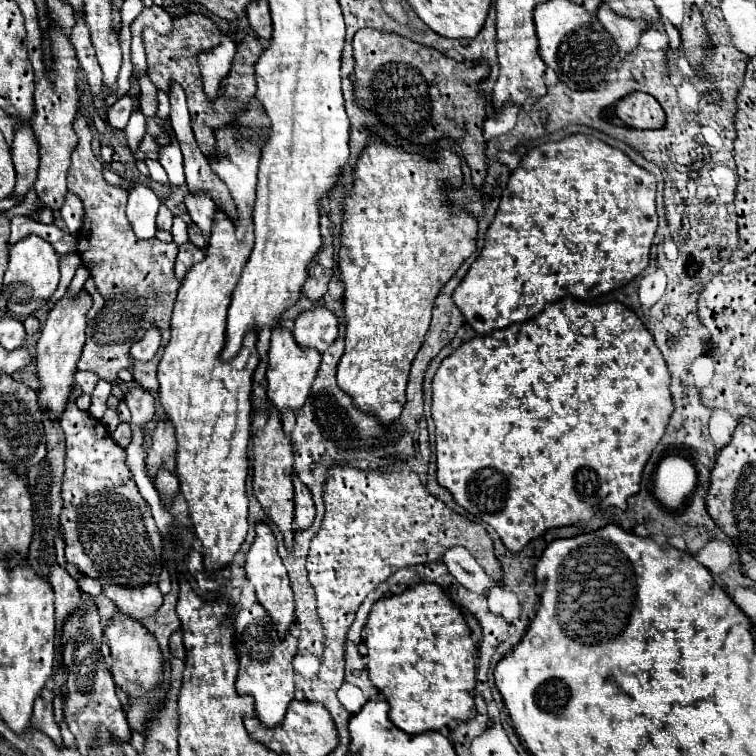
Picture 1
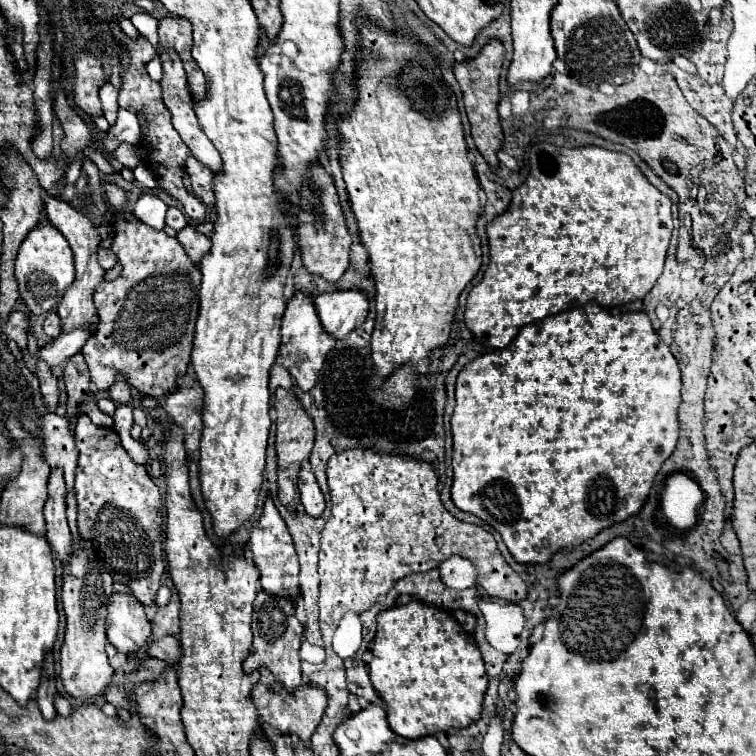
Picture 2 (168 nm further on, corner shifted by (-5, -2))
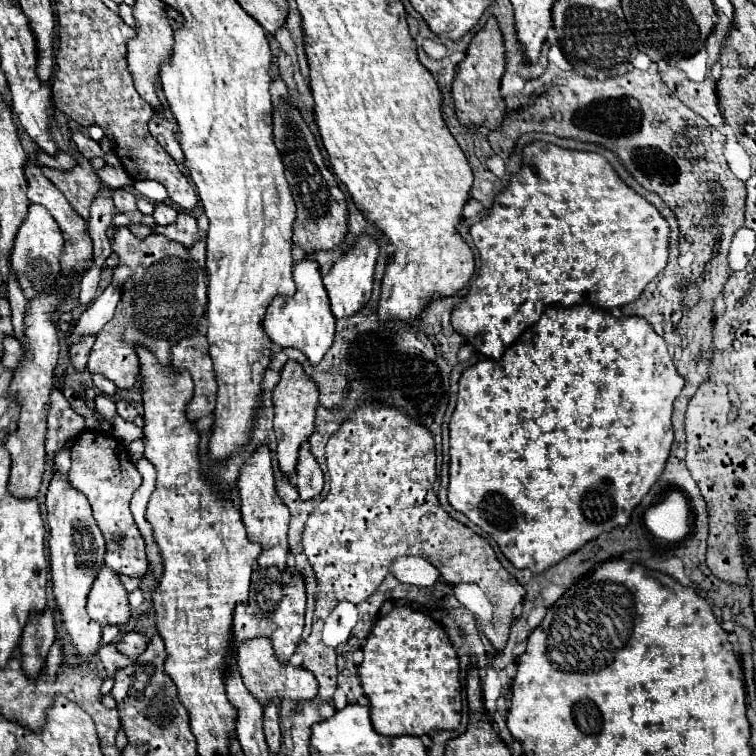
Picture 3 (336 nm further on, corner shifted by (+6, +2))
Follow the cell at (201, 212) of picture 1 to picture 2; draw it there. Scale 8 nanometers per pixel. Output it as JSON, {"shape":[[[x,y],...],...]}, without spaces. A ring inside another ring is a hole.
{"shape":[[[188,157],[186,167],[188,167],[188,177],[190,177],[190,183],[192,183],[194,195],[196,195],[208,209],[214,209],[216,197],[214,197],[214,191],[212,191],[212,181],[214,181],[212,171],[208,171],[204,165],[200,165],[194,157]]]}

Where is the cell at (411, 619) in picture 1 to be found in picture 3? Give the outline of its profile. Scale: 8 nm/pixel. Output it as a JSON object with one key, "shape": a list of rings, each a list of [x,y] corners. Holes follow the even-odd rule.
{"shape":[[[407,605],[393,607],[393,611],[381,617],[365,647],[363,647],[363,663],[357,667],[359,681],[363,685],[365,695],[371,703],[371,723],[377,733],[397,737],[397,735],[415,735],[421,737],[433,729],[449,731],[457,729],[461,723],[461,679],[459,679],[459,659],[449,643],[445,629],[433,621],[429,615],[421,611],[413,611]]]}

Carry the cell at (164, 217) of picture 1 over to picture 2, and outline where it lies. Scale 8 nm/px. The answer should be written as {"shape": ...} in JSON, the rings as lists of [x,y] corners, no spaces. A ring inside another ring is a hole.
{"shape":[[[168,207],[168,215],[166,215],[166,225],[168,225],[168,227],[180,231],[182,227],[186,227],[186,223],[188,223],[188,221],[186,221],[186,217],[184,217],[184,213],[182,213],[180,209]]]}

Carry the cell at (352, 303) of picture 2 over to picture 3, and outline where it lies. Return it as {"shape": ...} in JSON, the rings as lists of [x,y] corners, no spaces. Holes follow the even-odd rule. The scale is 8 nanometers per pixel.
{"shape":[[[361,235],[353,243],[353,247],[349,247],[347,253],[341,259],[337,259],[335,265],[331,267],[331,271],[323,277],[323,283],[329,293],[333,315],[337,319],[355,315],[369,301],[371,291],[373,291],[373,273],[375,273],[377,257],[379,257],[379,241],[369,235]]]}

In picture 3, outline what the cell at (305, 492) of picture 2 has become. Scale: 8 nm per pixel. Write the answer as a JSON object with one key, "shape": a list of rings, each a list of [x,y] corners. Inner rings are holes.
{"shape":[[[303,445],[299,449],[299,461],[297,461],[297,479],[295,479],[295,487],[301,495],[301,499],[309,501],[313,497],[317,497],[323,491],[325,479],[323,479],[323,471],[319,467],[319,463],[315,461],[315,455],[311,453],[309,445]]]}

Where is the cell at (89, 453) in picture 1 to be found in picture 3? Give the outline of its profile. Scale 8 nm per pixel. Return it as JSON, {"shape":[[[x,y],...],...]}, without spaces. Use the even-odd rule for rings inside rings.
{"shape":[[[83,431],[71,449],[69,481],[75,489],[83,491],[93,507],[93,517],[107,539],[105,565],[121,575],[143,577],[149,569],[145,555],[145,539],[137,529],[129,503],[137,487],[141,485],[141,473],[129,459],[127,447],[103,431]]]}

